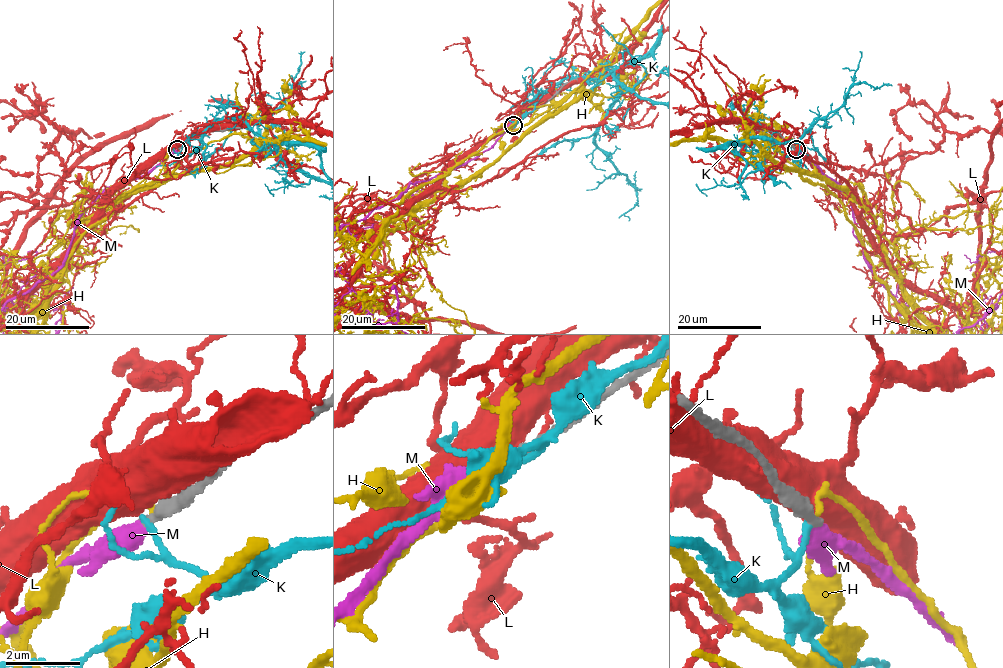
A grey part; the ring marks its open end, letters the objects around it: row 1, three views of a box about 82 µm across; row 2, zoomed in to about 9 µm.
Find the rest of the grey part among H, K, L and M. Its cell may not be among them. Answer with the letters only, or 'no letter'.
M

